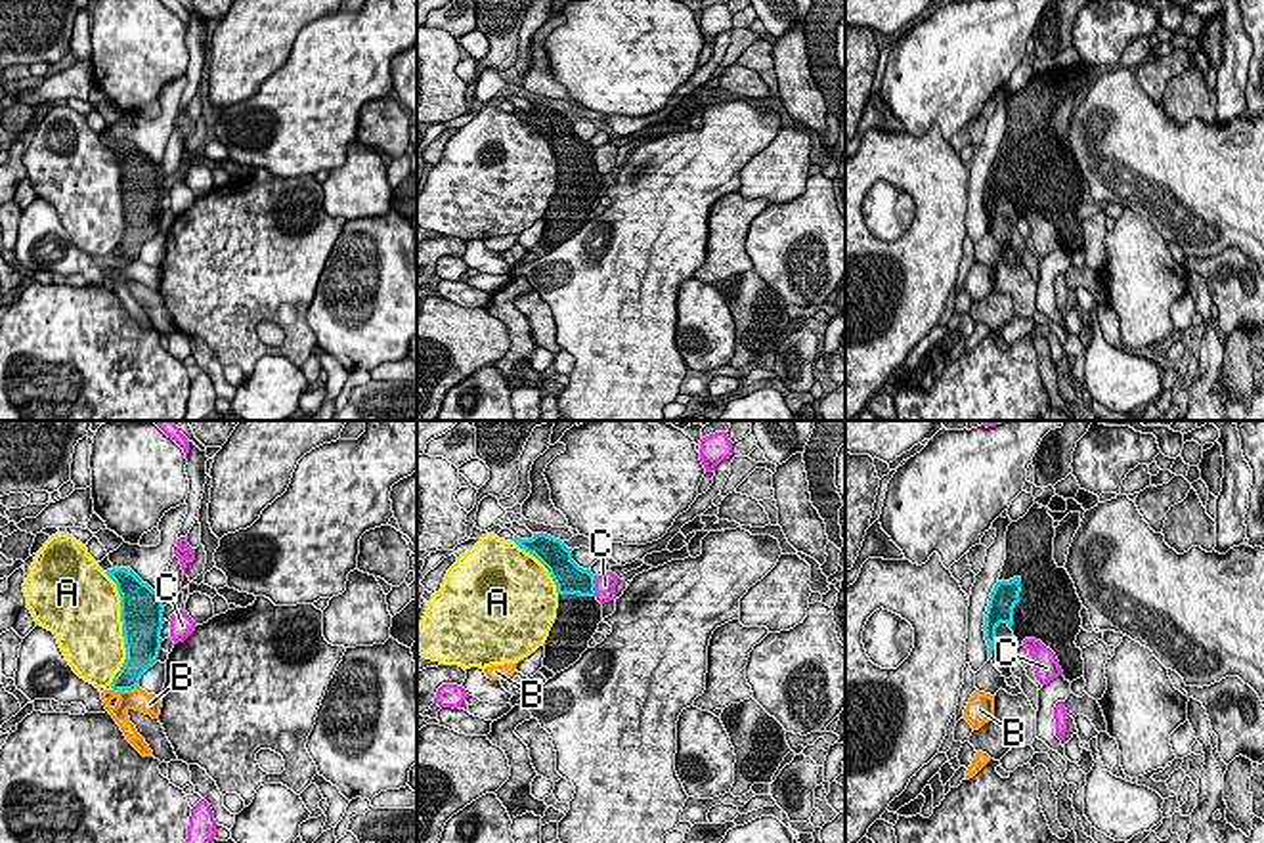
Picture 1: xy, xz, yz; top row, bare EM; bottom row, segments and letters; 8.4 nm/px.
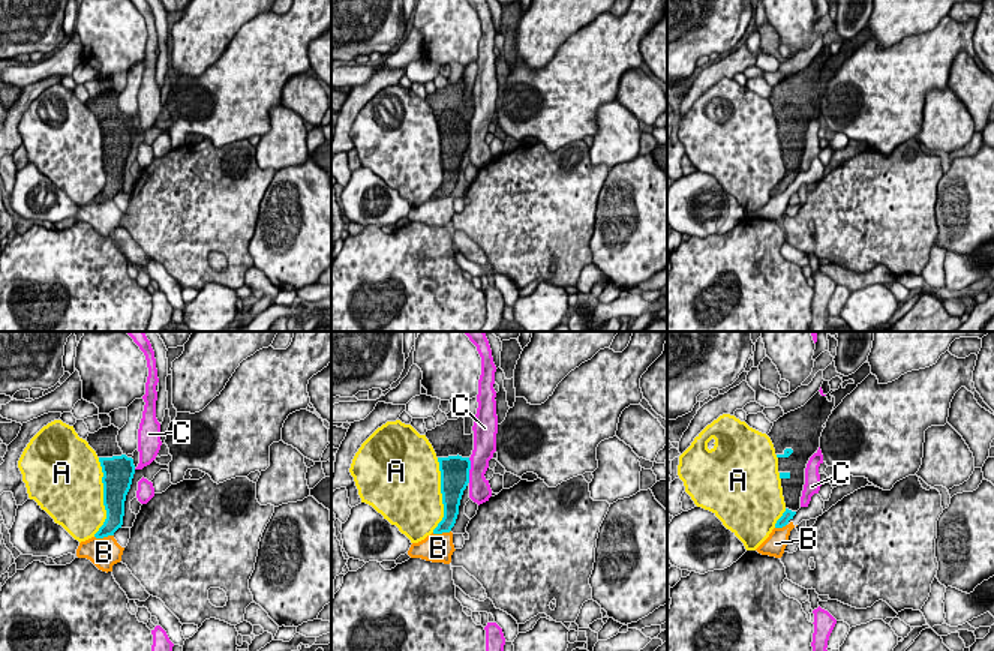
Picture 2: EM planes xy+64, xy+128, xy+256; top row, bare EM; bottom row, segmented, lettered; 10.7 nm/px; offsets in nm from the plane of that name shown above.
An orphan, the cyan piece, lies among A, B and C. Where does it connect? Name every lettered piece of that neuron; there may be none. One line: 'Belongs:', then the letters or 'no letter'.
Belongs: no letter

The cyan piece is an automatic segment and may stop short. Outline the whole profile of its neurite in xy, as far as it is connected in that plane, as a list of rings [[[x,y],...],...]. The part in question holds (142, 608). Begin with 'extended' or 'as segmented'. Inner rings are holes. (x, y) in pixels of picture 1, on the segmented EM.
extended | [[[105,556],[99,568],[115,581],[120,594],[120,621],[126,659],[115,675],[113,690],[134,690],[142,675],[157,663],[163,629],[163,594],[143,583],[130,568],[115,568]]]

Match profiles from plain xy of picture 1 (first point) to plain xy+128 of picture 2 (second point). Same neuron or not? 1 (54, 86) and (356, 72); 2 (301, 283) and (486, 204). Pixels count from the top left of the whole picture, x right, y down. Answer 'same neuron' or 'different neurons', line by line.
1: same neuron
2: same neuron

